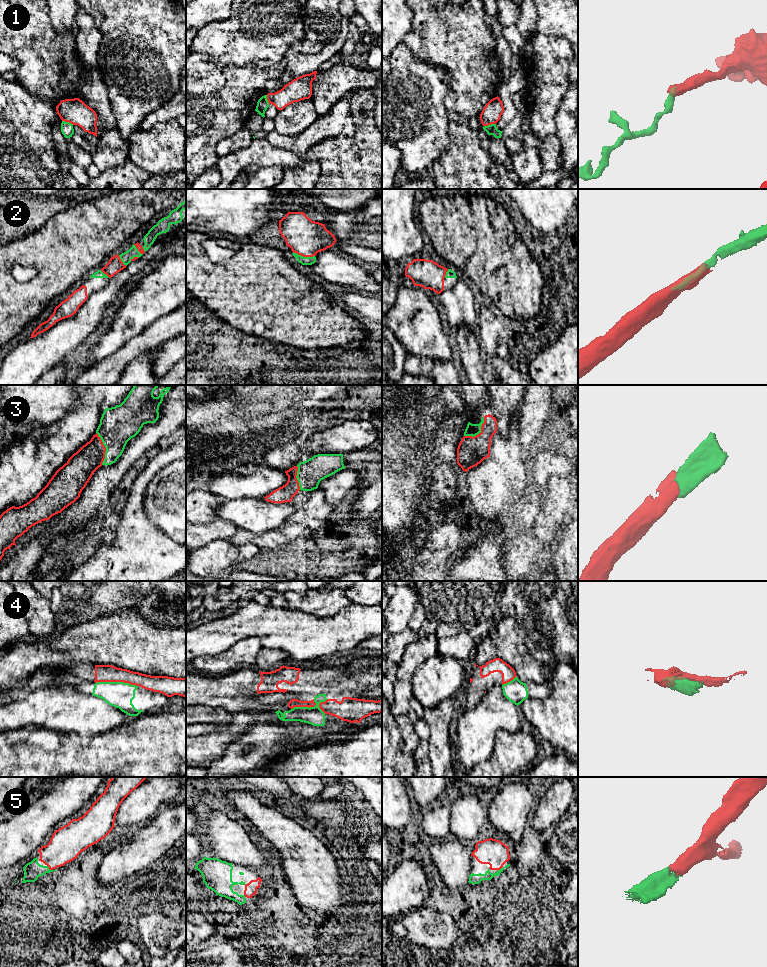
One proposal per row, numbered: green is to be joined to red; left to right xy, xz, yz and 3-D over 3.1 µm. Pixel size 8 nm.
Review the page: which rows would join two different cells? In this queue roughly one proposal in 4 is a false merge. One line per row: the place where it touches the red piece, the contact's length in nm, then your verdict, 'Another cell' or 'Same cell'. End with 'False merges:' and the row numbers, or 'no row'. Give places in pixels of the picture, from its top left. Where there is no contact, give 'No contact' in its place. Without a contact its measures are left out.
1: Touches red at xy (68, 121). Shared border 100 nm. Another cell
2: Touches red at xz (304, 256). Shared border 180 nm. Same cell
3: Touches red at xy (105, 448). Shared border 260 nm. Same cell
4: Touches red at xy (116, 681). Shared border 340 nm. Another cell
5: Touches red at xy (49, 868). Shared border 60 nm. Same cell
False merges: 1, 4

